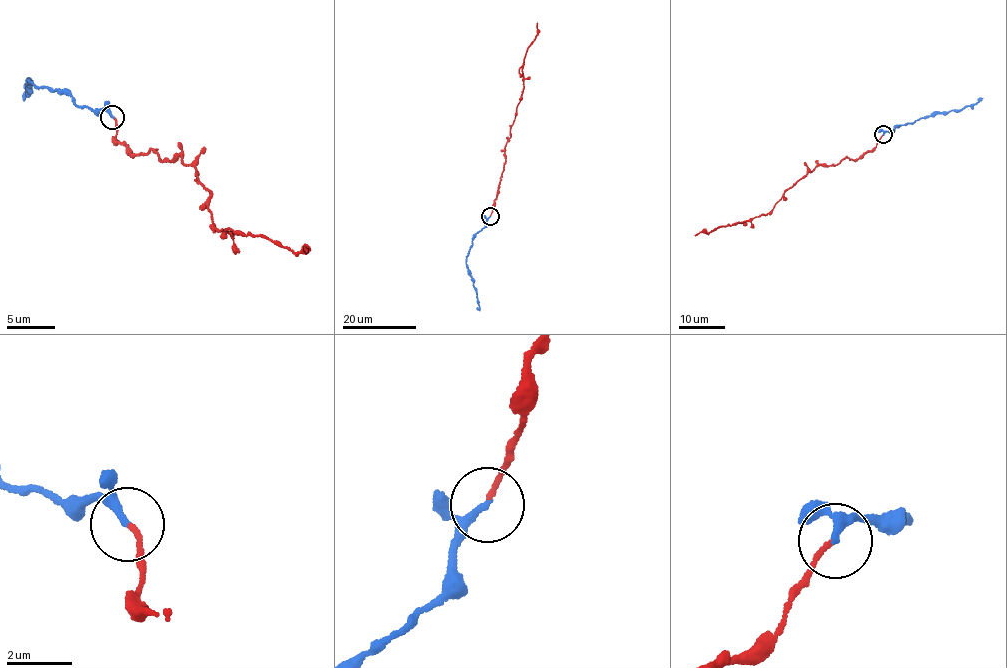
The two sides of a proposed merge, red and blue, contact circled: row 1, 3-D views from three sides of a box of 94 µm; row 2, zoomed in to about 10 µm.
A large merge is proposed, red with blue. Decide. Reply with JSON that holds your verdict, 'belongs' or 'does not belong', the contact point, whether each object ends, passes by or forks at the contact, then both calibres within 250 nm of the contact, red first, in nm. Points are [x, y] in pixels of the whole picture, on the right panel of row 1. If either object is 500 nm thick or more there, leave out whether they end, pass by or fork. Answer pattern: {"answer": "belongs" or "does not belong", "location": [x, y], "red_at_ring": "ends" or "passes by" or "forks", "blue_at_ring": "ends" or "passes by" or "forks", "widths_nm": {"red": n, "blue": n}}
{"answer": "belongs", "location": [883, 134], "red_at_ring": "ends", "blue_at_ring": "ends", "widths_nm": {"red": 130, "blue": 240}}

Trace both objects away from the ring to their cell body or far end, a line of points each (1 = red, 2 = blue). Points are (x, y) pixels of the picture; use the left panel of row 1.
1: (113, 115), (130, 154), (181, 155), (199, 174), (219, 231), (308, 250)
2: (111, 116), (104, 110), (97, 114), (74, 102), (65, 93), (28, 82), (25, 94), (29, 91), (24, 83)

